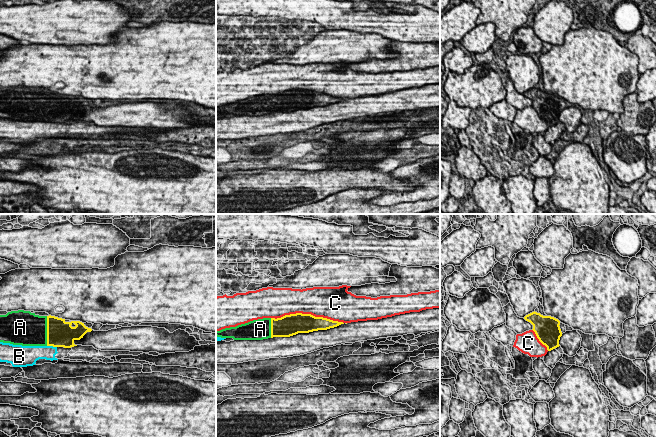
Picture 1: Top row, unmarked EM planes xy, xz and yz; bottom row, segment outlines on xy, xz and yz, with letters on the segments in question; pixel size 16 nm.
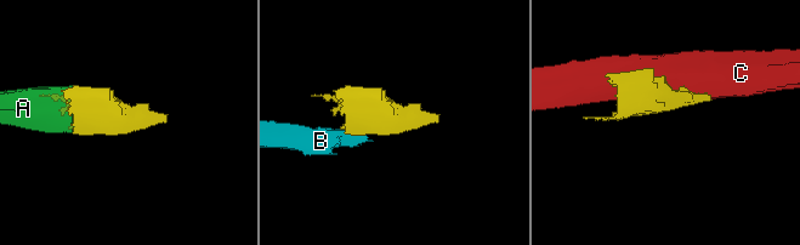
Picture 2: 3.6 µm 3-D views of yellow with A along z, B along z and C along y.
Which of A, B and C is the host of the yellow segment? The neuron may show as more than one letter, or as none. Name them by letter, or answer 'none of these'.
A

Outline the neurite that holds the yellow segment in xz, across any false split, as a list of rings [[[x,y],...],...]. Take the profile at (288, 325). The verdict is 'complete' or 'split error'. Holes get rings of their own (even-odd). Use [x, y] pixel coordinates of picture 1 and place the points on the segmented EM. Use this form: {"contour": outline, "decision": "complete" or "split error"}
{"contour": [[[290,314],[281,318],[253,320],[236,327],[216,331],[216,336],[234,340],[263,340],[273,337],[290,337],[298,333],[309,333],[337,327],[343,322],[333,321],[311,314]]], "decision": "split error"}

